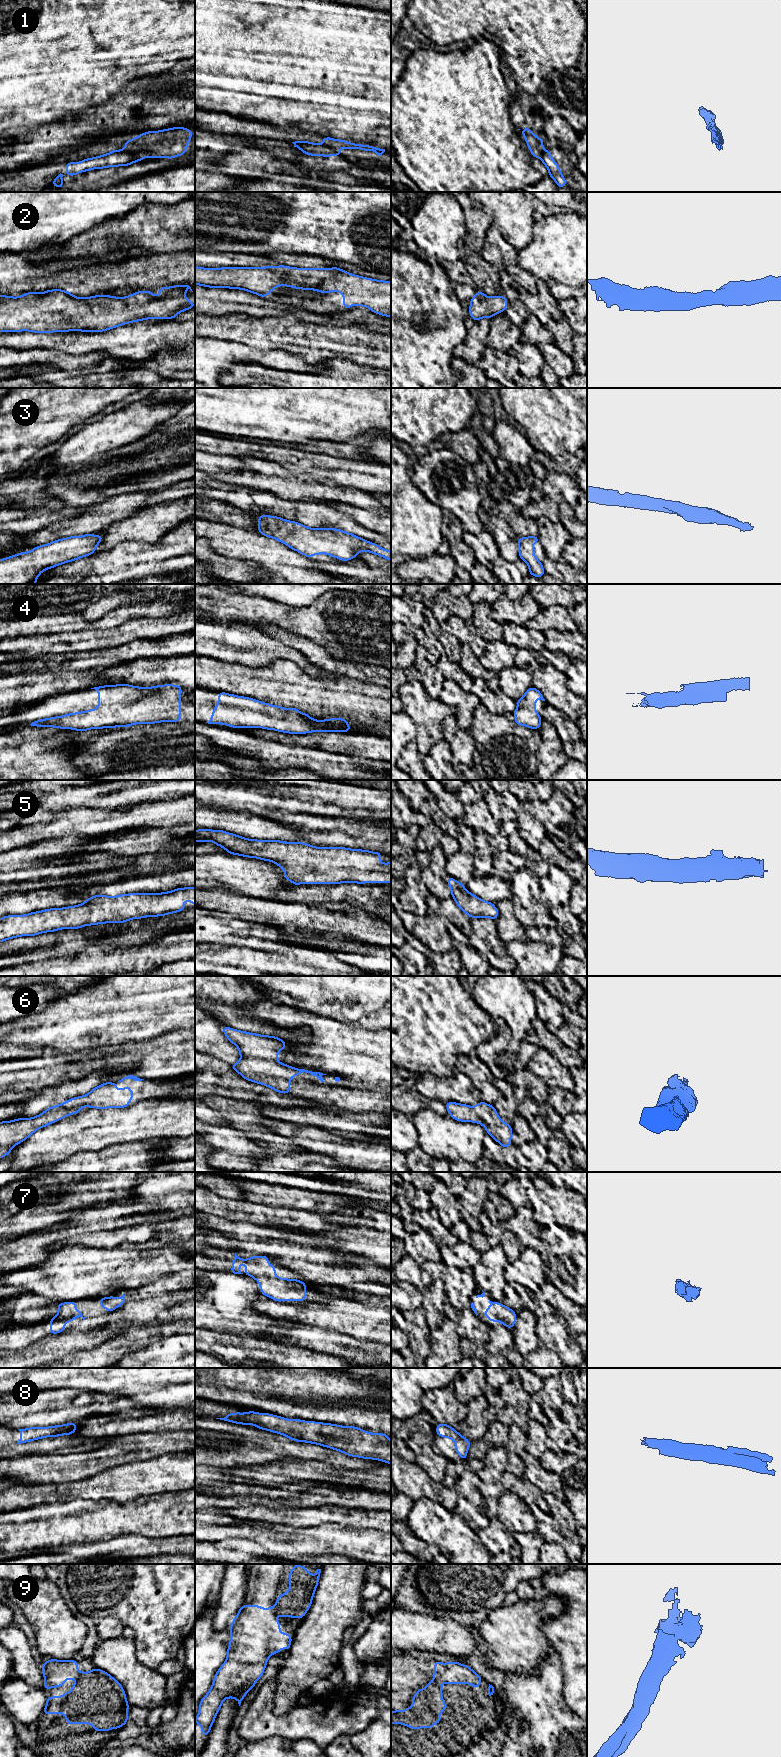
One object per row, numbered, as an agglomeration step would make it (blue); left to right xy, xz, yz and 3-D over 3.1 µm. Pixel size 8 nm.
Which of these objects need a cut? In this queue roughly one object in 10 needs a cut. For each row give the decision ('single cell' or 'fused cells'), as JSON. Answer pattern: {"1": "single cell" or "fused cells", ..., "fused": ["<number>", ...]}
{"1": "single cell", "2": "single cell", "3": "single cell", "4": "single cell", "5": "single cell", "6": "single cell", "7": "single cell", "8": "single cell", "9": "single cell", "fused": []}

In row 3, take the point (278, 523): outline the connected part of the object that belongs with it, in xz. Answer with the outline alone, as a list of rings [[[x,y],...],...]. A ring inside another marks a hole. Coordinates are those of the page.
[[[260,515],[257,522],[261,535],[276,539],[308,558],[327,554],[348,561],[366,551],[391,561],[391,551],[340,529],[309,528],[299,522],[269,515]]]

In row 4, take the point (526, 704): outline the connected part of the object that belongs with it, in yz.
[[[531,686],[516,702],[517,709],[513,712],[516,725],[539,730],[542,718],[535,709],[535,702],[539,699],[545,701],[542,693]]]

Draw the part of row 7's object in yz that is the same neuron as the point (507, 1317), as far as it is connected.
[[[489,1300],[490,1307],[485,1309],[484,1316],[488,1318],[492,1323],[498,1320],[501,1324],[511,1329],[516,1323],[517,1314],[509,1307],[502,1305],[501,1303],[492,1302]]]

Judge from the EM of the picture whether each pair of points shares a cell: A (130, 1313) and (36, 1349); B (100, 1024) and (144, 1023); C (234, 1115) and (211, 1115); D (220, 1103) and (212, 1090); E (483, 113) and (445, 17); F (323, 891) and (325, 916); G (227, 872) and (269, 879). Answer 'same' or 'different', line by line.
A: same
B: same
C: different
D: different
E: different
F: different
G: same

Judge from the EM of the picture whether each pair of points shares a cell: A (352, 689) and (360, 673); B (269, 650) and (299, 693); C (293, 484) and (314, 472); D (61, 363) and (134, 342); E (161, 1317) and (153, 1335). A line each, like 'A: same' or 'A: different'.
A: different
B: different
C: different
D: different
E: different

